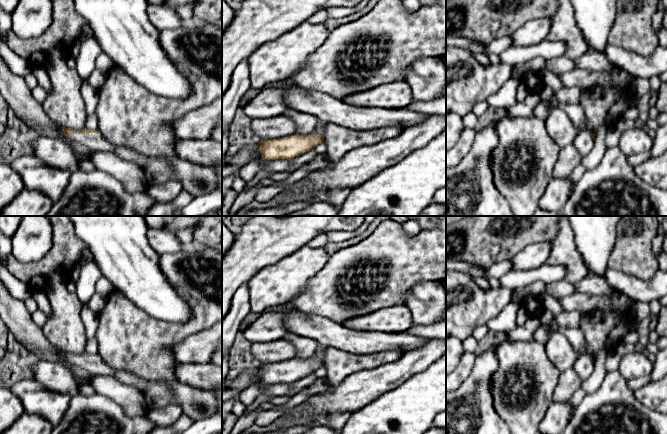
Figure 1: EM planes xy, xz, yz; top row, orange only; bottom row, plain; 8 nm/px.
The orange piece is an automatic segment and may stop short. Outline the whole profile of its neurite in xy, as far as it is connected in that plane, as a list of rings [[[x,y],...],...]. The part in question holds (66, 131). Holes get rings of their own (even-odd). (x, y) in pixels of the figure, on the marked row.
[[[61,128],[71,142],[83,144],[93,152],[111,151],[120,158],[135,163],[144,171],[149,185],[175,180],[181,183],[182,190],[193,197],[208,194],[216,189],[217,175],[214,166],[195,164],[180,158],[145,156],[133,149],[109,143],[99,129],[73,131]]]

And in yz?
[[[578,131],[573,144],[582,156],[587,155],[593,148],[595,142],[595,133],[589,131]]]

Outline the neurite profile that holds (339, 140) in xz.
[[[326,123],[323,142],[331,163],[336,163],[349,151],[365,145],[397,137],[403,131],[401,126],[393,125],[372,130],[355,130],[345,126]]]

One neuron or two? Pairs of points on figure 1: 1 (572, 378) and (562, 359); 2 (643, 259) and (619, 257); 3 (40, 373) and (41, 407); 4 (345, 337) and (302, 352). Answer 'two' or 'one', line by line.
1: two
2: one
3: two
4: two

